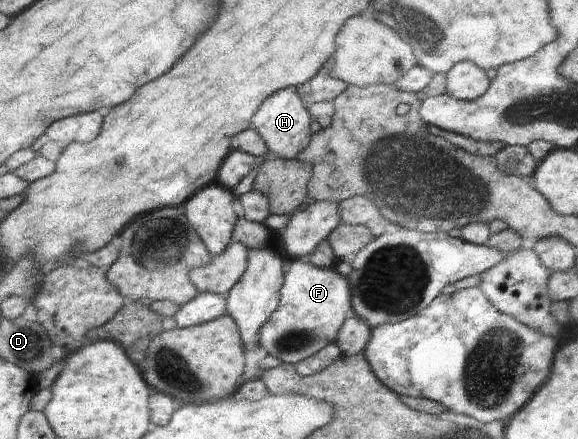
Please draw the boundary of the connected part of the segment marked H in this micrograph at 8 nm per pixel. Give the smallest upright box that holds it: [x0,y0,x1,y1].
[252,87,312,160]

